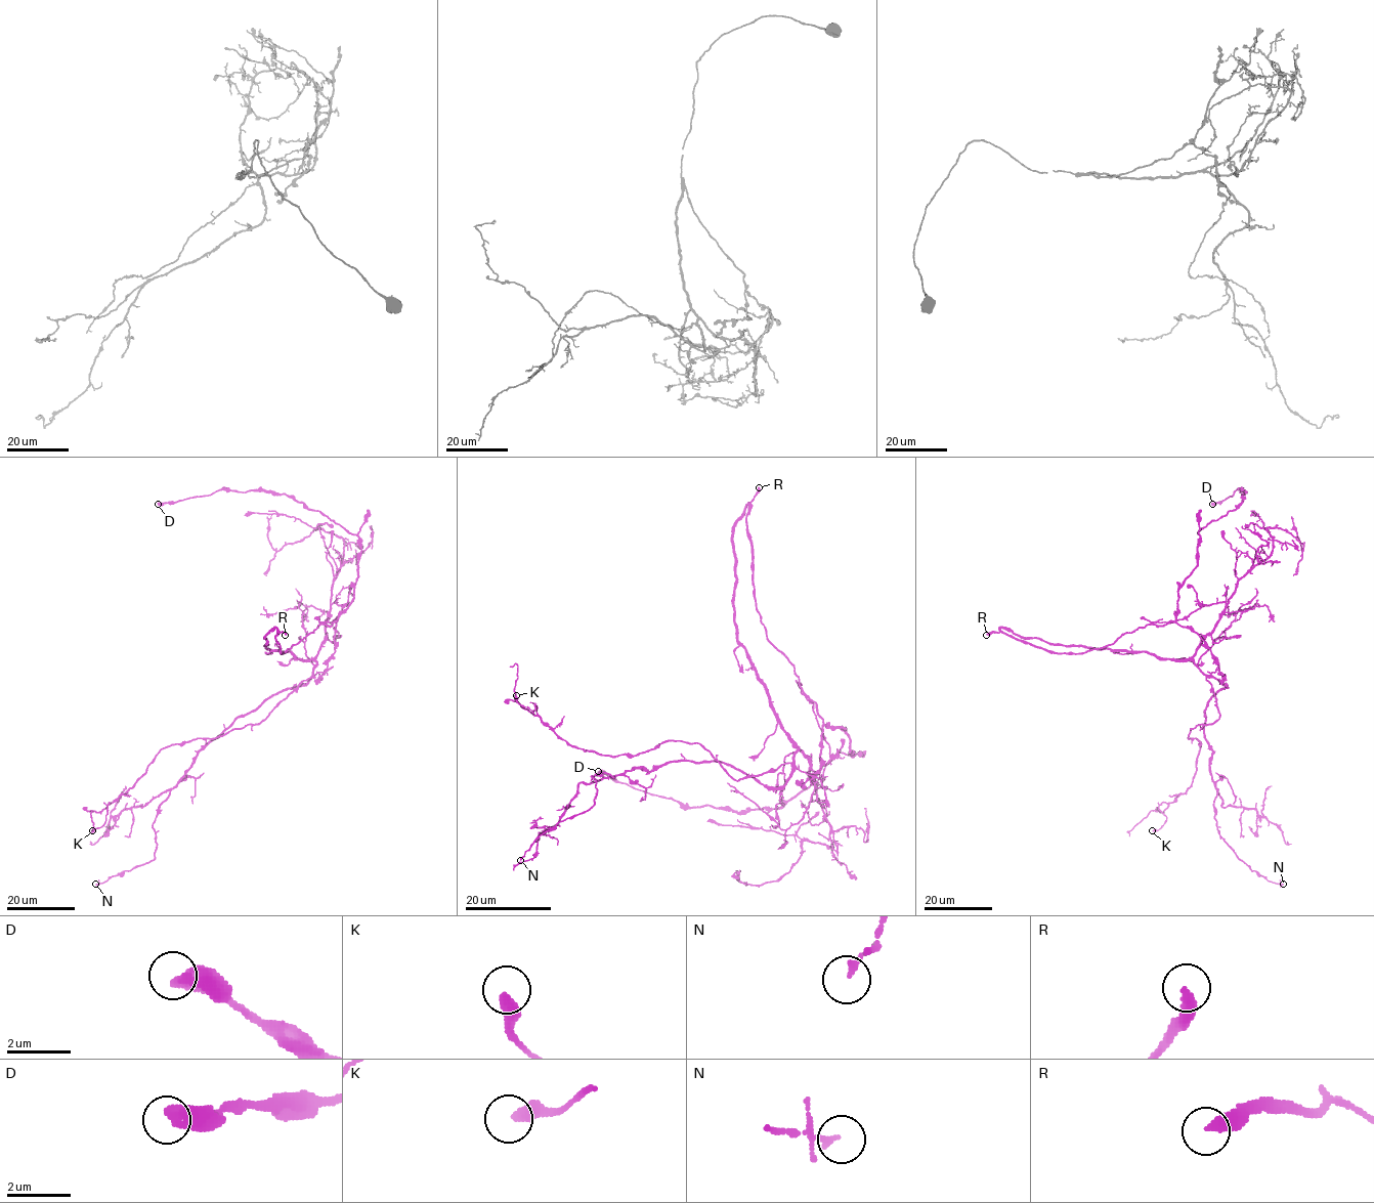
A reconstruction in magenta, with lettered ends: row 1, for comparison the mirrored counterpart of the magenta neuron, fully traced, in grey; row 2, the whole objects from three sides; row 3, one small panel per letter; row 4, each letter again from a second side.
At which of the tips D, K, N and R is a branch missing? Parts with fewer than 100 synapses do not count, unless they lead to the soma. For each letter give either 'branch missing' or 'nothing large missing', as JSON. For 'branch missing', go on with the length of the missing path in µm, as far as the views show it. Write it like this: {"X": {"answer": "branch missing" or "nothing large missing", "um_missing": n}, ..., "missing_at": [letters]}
{"D": {"answer": "nothing large missing"}, "K": {"answer": "nothing large missing"}, "N": {"answer": "nothing large missing"}, "R": {"answer": "branch missing", "um_missing": 90}, "missing_at": ["R"]}

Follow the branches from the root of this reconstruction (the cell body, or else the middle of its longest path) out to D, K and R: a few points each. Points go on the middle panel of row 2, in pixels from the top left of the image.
D: (815, 775), (822, 726), (845, 728), (854, 753), (839, 753), (779, 809), (683, 808), (598, 771)
K: (815, 775), (785, 763), (735, 780), (699, 743), (680, 740), (635, 756), (583, 750), (516, 695)
R: (815, 775), (820, 770), (822, 718), (799, 683), (793, 663), (767, 638), (756, 602), (746, 515), (759, 487)

